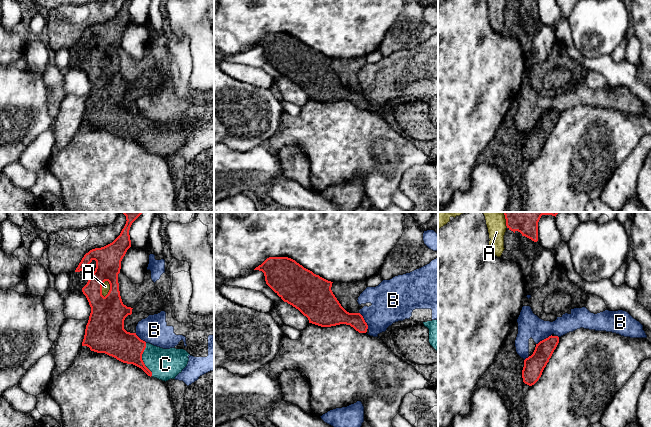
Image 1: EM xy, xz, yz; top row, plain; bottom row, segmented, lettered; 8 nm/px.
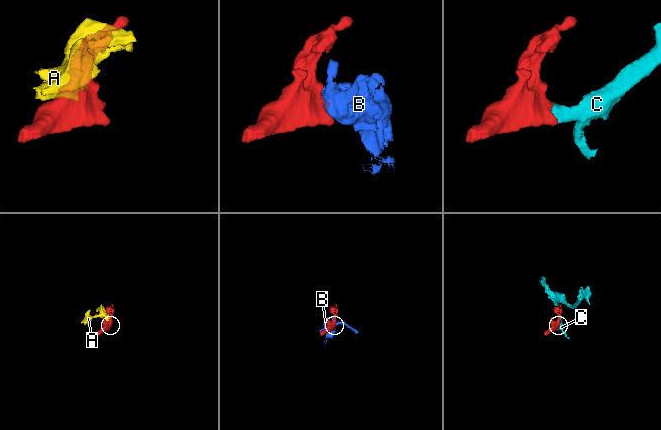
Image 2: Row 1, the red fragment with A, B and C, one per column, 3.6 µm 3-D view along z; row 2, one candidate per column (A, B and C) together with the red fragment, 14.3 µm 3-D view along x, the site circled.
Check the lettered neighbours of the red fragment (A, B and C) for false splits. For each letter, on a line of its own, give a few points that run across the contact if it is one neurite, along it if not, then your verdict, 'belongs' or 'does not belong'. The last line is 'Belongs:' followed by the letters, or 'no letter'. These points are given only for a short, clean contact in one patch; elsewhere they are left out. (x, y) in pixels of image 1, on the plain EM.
A: does not belong
B: does not belong
C: line xy (127, 123), (141, 135), (151, 135), (165, 140); belongs
Belongs: C

